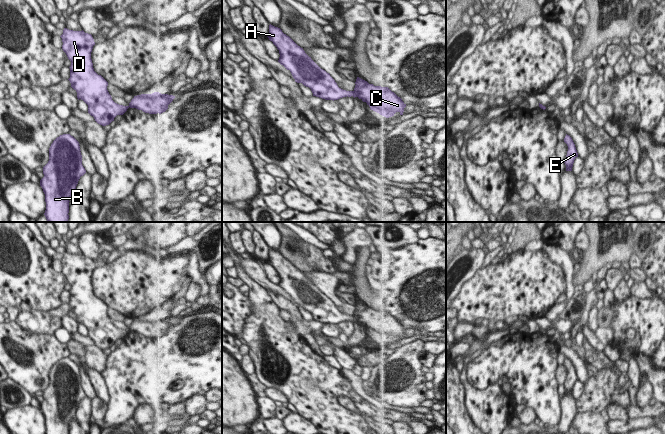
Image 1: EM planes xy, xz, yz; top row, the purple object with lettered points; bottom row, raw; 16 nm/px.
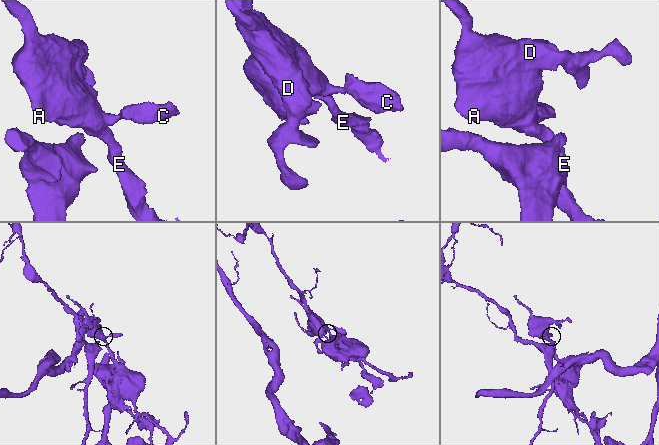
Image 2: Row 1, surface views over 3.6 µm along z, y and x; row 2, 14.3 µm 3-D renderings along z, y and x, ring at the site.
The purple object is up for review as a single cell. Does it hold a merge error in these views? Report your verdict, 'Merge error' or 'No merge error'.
Merge error

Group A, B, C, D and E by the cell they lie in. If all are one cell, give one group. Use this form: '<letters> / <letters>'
A B D E / C

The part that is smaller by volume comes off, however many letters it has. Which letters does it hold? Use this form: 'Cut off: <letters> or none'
Cut off: C

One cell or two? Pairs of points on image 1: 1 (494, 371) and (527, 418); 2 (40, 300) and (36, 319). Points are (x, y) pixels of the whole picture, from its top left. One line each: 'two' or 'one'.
1: two
2: two

